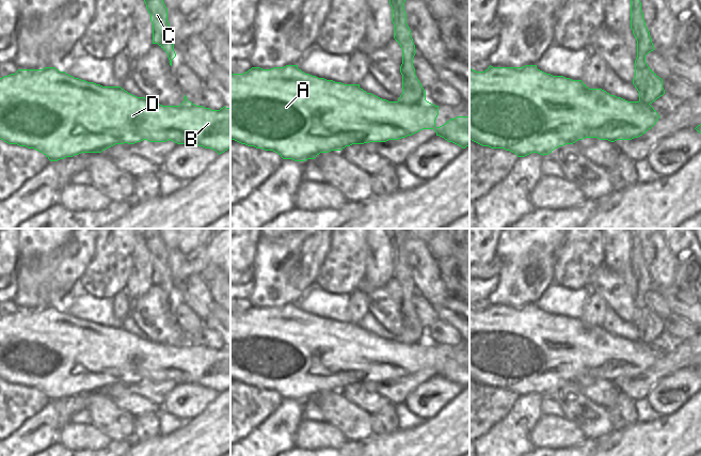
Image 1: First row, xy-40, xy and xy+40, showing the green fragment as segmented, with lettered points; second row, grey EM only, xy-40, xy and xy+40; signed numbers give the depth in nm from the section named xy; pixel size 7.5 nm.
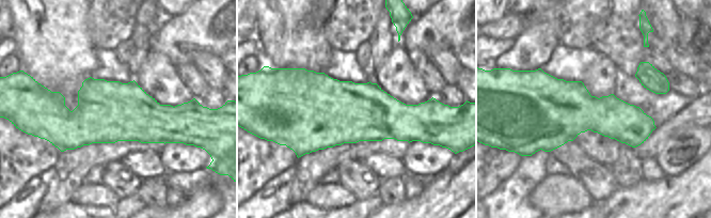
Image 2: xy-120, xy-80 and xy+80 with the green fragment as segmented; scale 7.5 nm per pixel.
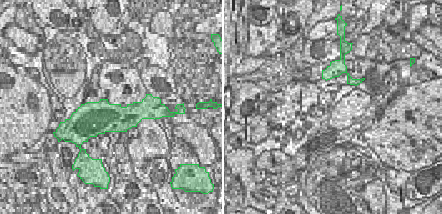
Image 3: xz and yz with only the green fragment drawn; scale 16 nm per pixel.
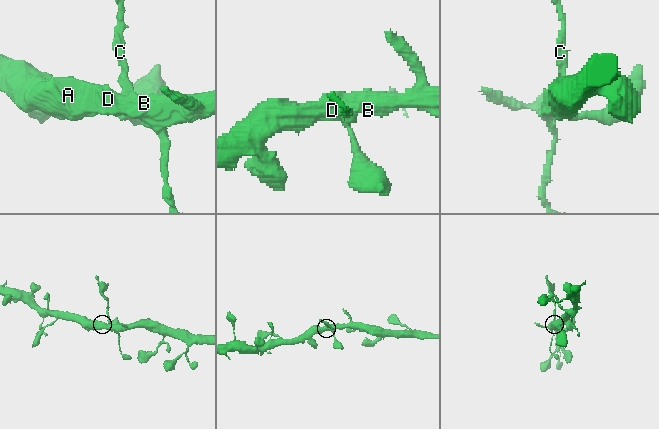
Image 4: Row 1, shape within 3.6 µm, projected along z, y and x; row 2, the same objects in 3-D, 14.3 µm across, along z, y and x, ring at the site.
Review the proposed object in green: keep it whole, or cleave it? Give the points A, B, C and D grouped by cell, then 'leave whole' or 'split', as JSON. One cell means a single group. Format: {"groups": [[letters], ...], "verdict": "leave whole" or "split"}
{"groups": [["A", "B", "D"], ["C"]], "verdict": "split"}

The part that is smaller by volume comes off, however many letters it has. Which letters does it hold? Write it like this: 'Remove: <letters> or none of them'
Remove: C

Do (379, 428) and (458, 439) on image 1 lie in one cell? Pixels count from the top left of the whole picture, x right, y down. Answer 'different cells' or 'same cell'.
different cells

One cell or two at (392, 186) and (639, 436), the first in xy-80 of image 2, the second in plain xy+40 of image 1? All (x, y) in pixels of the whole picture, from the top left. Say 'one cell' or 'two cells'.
two cells

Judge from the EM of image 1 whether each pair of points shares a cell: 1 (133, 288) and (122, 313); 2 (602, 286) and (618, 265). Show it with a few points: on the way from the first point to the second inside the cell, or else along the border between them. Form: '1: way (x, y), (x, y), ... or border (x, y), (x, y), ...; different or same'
1: border (124, 289), (130, 300); different
2: border (603, 263), (615, 271), (630, 268); different

